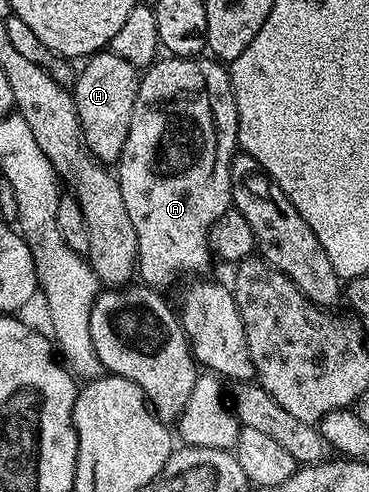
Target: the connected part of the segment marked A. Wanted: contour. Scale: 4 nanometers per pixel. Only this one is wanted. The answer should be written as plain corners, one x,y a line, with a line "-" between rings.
166,56
155,61
138,83
136,108
132,108
128,140
124,140
122,154
116,163
116,177
124,196
124,208
128,208
132,228
136,228
136,274
151,288
170,286
181,274
201,275
198,273
212,262
210,229
226,210
231,209
230,193
234,181
230,175
230,162
239,149
238,113
235,90
230,83
232,74
226,70
229,69
223,63
210,56

